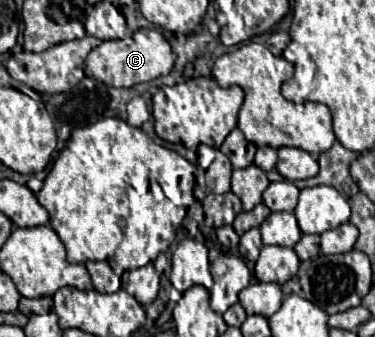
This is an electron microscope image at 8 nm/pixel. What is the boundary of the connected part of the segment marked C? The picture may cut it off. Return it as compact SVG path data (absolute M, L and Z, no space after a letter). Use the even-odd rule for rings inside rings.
M139 29L125 39L103 41L87 55L85 61L87 75L111 87L133 87L137 83L147 83L161 75L169 75L171 69L173 69L171 45L157 29Z

